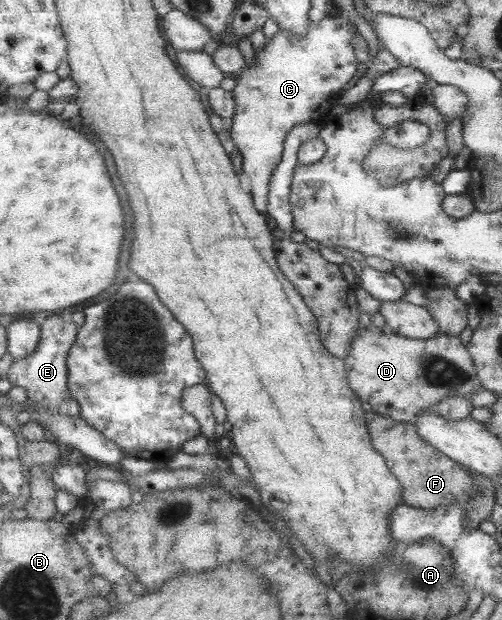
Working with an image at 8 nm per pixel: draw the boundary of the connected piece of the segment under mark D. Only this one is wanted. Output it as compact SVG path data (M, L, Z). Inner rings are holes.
M386 323L383 326L370 324L360 327L352 352L345 361L350 388L358 393L362 402L369 403L380 415L399 422L415 422L421 413L433 410L433 407L439 406L447 397L461 395L471 398L474 392L483 388L474 357L459 336L439 334L431 339L417 340L400 336Z

